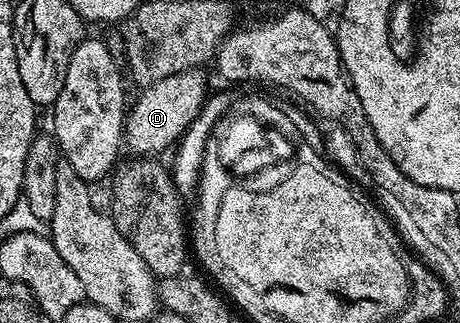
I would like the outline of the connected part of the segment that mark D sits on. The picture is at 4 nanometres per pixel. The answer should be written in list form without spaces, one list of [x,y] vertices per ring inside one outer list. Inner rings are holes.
[[[199,69],[175,73],[173,77],[165,77],[161,81],[157,81],[152,87],[142,88],[136,99],[134,96],[125,120],[125,143],[128,148],[131,146],[130,154],[132,156],[159,157],[162,156],[162,151],[169,150],[168,152],[170,152],[178,144],[187,127],[199,115],[199,111],[202,110],[208,99],[207,79],[202,75],[203,73]]]

